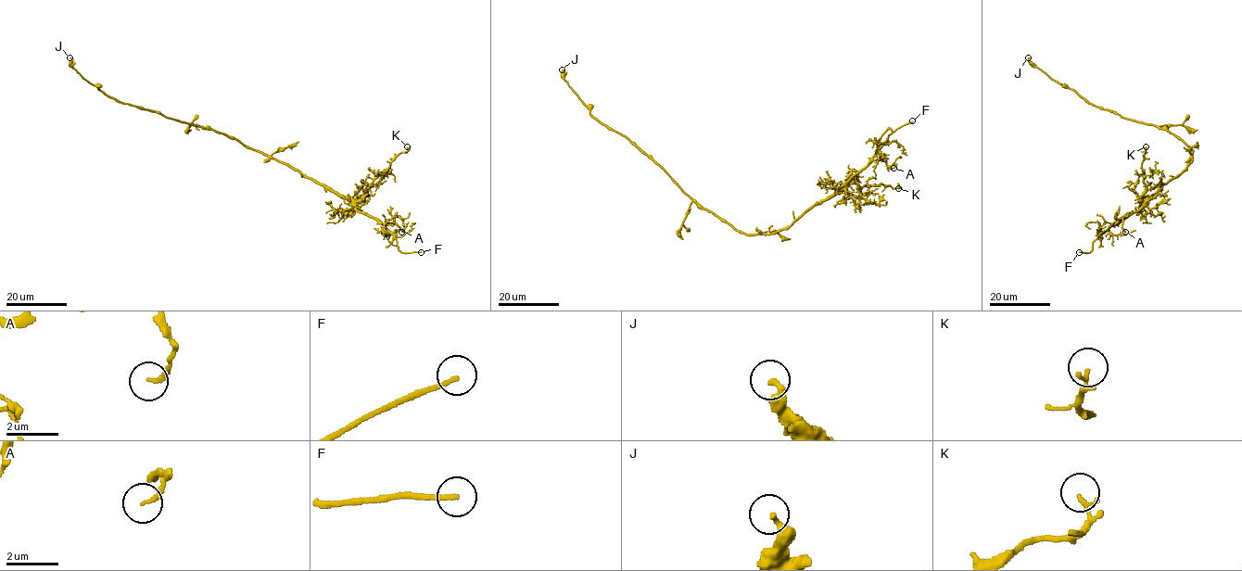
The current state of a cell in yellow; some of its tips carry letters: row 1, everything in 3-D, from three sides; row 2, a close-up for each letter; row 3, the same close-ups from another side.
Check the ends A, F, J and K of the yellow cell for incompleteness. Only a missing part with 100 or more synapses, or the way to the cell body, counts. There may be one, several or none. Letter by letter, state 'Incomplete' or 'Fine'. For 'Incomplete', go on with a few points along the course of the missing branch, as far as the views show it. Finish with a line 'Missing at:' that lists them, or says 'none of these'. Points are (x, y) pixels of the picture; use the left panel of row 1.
A: Fine
F: Incomplete. Course of what is missing: (421, 252), (437, 249), (454, 256), (453, 253)
J: Fine
K: Fine
Missing at: F

